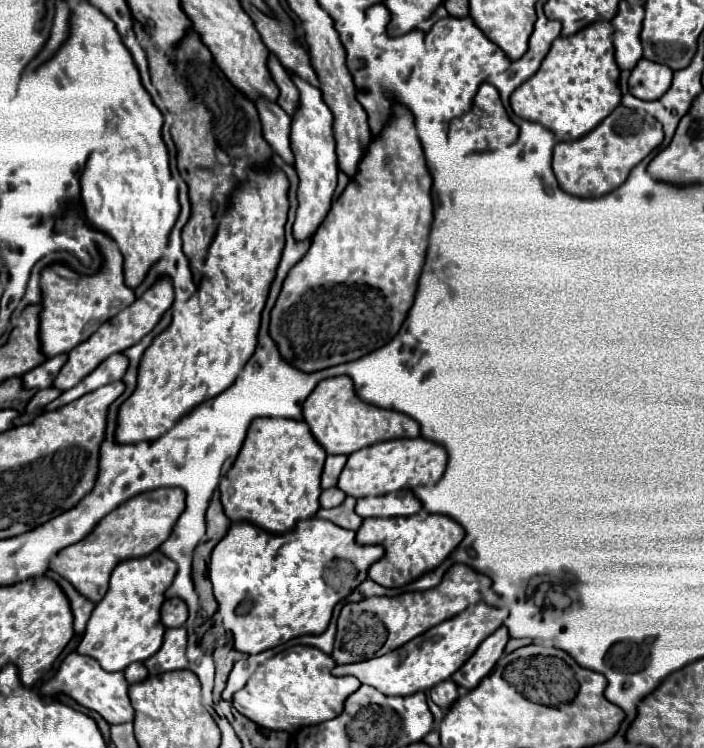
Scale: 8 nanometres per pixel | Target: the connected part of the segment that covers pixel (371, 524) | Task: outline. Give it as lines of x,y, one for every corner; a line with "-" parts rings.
421,510
413,516
397,518
365,518
357,530
359,544
381,544
385,556
369,568
369,578
381,586
397,588
413,582
421,574
437,568
463,540
465,530
453,518

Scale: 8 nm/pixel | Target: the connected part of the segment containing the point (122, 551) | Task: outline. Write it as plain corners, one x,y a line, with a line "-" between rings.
155,488
133,496
119,508
109,512
83,540
63,548
53,560
51,570
69,580
83,596
99,602
109,588
113,568
127,558
151,554
171,534
177,518
185,510
185,492
181,488

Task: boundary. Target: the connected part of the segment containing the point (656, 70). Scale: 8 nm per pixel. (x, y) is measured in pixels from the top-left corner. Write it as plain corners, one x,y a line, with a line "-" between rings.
641,58
631,70
629,92
639,100
659,100
671,86
673,72
669,66

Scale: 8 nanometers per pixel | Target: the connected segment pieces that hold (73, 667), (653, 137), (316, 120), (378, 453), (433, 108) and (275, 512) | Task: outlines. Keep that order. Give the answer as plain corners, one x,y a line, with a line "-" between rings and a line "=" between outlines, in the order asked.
71,652
65,656
61,662
59,672
55,678
51,678
47,684
41,686
41,694
53,696
53,694
67,694
73,700
77,700
81,706
99,712
109,724
123,724
123,722
133,722
133,706
129,700
129,682
125,680
123,672
107,672
99,666
99,662
91,656
83,656
79,652
=
617,106
595,130
573,142
557,142
553,150
553,172
567,194
589,198
619,188
629,172
663,142
663,130
651,116
=
291,74
291,80
299,88
299,106
291,120
291,150
295,154
295,170
299,174
297,186
297,216
293,224
293,236
297,240
305,240
315,234
317,226
323,222
331,208
333,190
337,186
337,156
335,156
335,140
333,140
333,114
323,102
321,90
307,80
=
397,438
377,442
373,446
353,452
339,476
339,488
347,496
381,496
399,488
415,488
425,482
437,482
447,466
447,450
427,438
=
445,18
433,24
431,32
425,36
427,54
421,60
423,76
409,80
409,90
413,100
419,102
419,110
411,110
419,120
439,120
449,122
455,116
465,114
479,90
479,84
489,74
507,70
509,58
495,46
485,34
473,24
471,18
=
257,418
249,426
245,444
233,468
227,472
227,476
219,484
221,502
227,518
231,522
251,522
263,530
271,530
273,534
293,530
295,522
315,516
315,512
321,508
319,494
321,494
321,472
323,472
325,458
327,458
327,452
313,438
307,422
285,420
285,418

